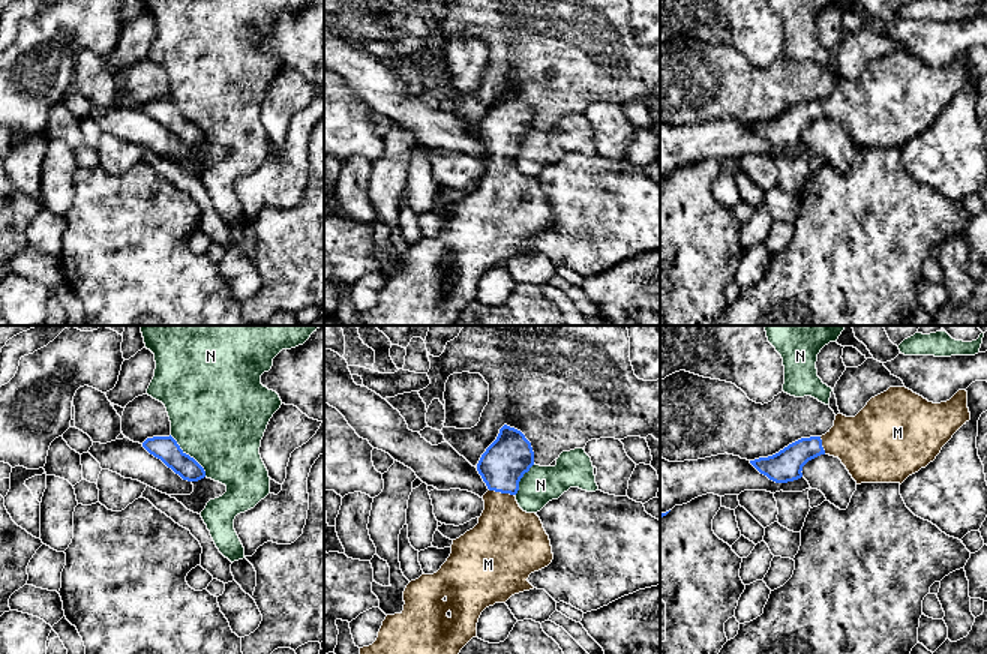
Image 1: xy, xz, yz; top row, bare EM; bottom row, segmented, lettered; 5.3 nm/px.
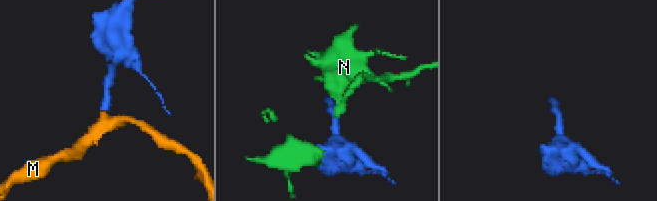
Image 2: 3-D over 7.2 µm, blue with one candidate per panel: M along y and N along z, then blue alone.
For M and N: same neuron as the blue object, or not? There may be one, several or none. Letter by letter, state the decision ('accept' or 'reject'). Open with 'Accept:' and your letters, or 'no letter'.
Accept: M
M: accept
N: reject

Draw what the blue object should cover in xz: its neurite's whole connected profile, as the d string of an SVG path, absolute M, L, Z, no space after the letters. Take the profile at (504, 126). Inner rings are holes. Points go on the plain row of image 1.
M507 88L500 93L496 104L482 118L477 135L488 150L483 159L484 174L478 188L459 202L453 204L452 218L434 238L422 238L411 244L404 255L404 274L387 279L376 304L360 312L362 326L454 326L460 314L477 302L477 286L482 276L495 267L506 267L512 260L534 254L526 244L531 237L548 231L552 224L552 210L540 182L524 176L518 165L519 146L534 129L534 116L525 99Z

